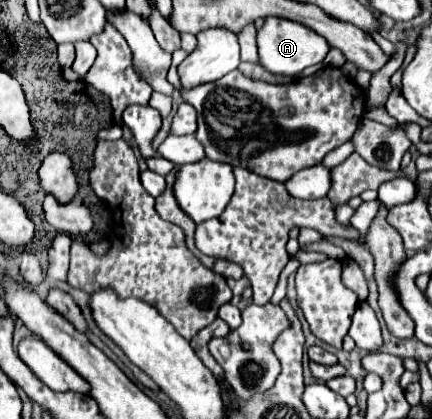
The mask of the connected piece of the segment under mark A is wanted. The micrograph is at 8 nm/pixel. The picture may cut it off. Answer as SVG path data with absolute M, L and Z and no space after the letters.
M279 17L265 19L265 25L257 33L257 47L259 47L259 63L271 73L287 77L293 77L303 69L321 63L331 49L329 43L319 33L311 31L301 23L293 23L289 19L279 19Z

